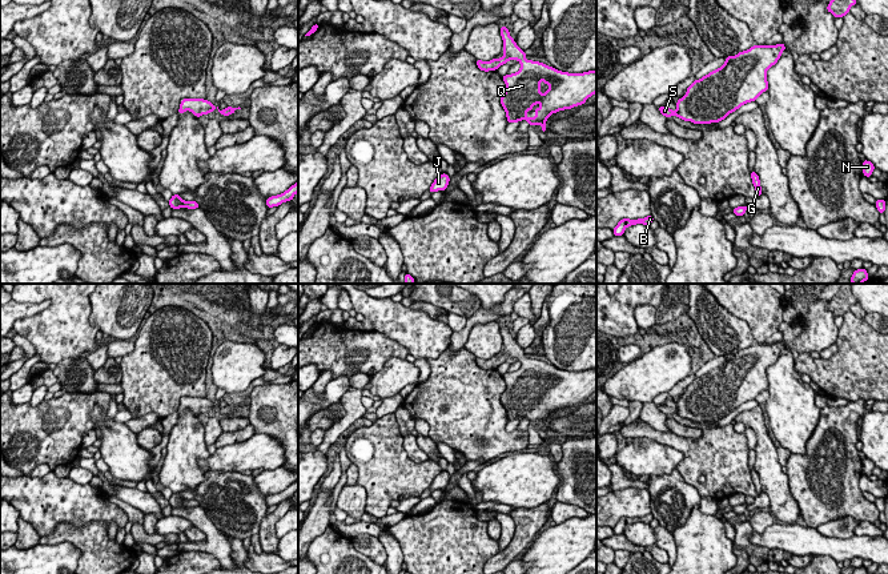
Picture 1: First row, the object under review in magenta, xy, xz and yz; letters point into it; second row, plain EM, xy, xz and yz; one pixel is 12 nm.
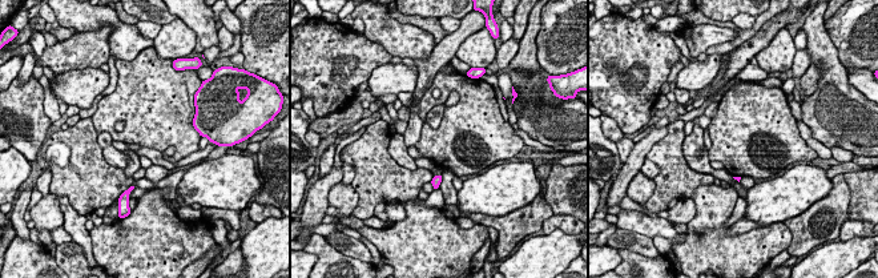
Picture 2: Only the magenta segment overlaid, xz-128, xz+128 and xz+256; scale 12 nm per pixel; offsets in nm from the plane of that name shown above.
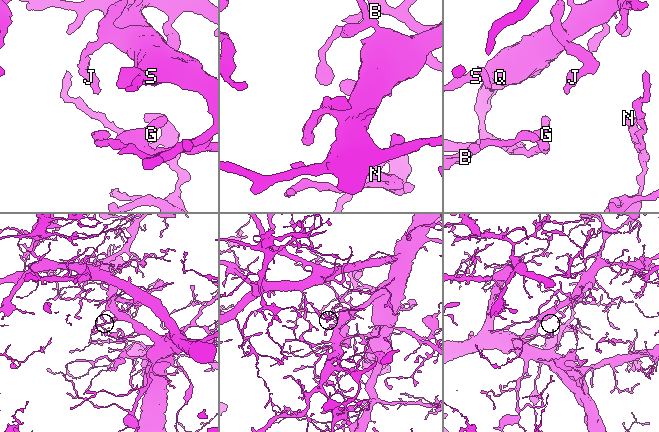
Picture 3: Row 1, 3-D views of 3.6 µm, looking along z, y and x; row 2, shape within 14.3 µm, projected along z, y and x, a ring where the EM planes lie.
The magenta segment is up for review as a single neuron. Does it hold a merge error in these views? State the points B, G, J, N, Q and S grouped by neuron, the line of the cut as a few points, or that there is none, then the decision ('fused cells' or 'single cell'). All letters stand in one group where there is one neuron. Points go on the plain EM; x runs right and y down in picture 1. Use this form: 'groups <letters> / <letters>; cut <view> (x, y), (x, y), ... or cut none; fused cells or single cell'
groups B G J N Q S; cut none; single cell

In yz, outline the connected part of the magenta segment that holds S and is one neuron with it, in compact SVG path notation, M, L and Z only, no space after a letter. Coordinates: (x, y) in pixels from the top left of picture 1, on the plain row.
M783 341L755 342L747 349L728 354L720 366L695 378L687 386L675 409L659 405L659 410L666 416L678 414L694 422L719 421L768 389L767 369L777 361L785 348Z

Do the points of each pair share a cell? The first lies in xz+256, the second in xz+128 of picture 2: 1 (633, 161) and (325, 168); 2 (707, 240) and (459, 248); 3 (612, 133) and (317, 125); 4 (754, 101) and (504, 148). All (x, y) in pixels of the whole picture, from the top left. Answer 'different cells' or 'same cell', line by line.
1: different cells
2: same cell
3: different cells
4: same cell

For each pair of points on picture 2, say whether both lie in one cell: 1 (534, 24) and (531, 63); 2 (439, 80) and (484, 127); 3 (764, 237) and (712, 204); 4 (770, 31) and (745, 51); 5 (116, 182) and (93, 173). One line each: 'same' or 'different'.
1: same
2: same
3: same
4: same
5: same

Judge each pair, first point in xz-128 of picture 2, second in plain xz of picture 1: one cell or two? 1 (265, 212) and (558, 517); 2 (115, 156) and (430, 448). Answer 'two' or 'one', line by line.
1: one
2: two

